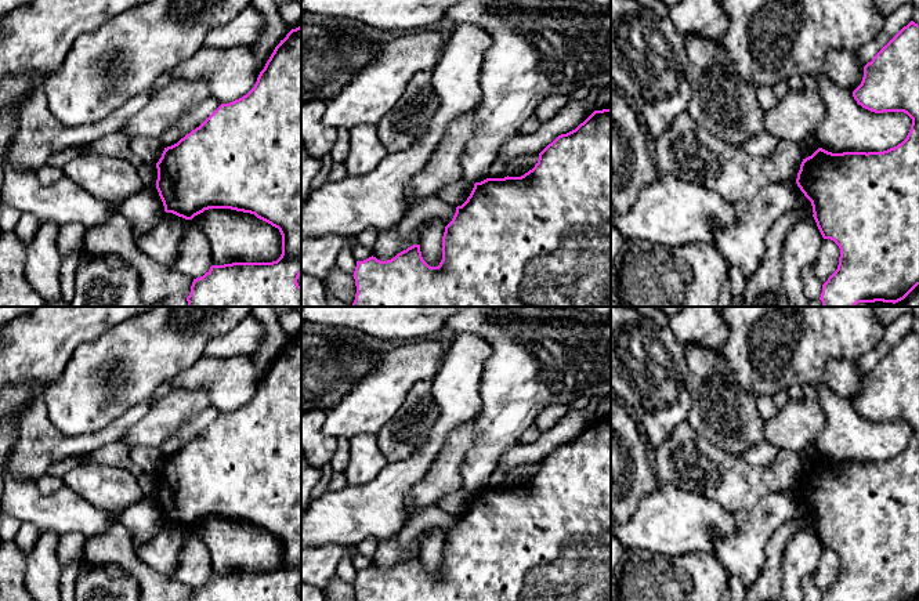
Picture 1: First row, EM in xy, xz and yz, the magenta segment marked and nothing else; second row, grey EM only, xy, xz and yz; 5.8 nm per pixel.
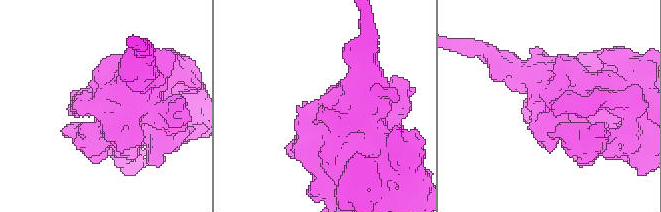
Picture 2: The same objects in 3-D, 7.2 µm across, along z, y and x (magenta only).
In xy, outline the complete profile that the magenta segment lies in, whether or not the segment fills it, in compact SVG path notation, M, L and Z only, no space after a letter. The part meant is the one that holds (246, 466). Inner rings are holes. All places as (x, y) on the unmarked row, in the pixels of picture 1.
M301 334L292 338L275 356L264 379L260 381L254 397L246 405L234 412L221 413L199 437L192 439L177 453L164 457L162 467L156 473L156 478L156 499L166 522L192 529L195 525L209 518L231 518L254 524L257 528L278 537L282 544L282 564L276 571L211 575L203 586L193 589L191 601L301 601L297 593L301 584Z

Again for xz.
M611 417L594 420L575 439L558 445L539 463L539 468L535 477L525 482L524 485L486 488L481 492L475 492L467 510L462 515L456 517L456 522L452 531L445 536L445 542L442 546L442 569L438 576L430 576L421 566L420 554L413 554L387 571L380 571L373 565L363 571L357 571L357 576L352 586L355 589L357 601L611 601Z

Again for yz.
M911 330L864 376L861 394L853 401L858 414L875 421L904 421L912 428L907 448L894 457L883 461L843 461L832 463L818 457L803 468L796 493L811 511L813 526L824 548L833 550L840 558L837 579L822 594L822 601L912 601L919 594L919 334Z

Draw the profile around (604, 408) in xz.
M605 395L600 402L596 413L596 420L609 419L611 417L611 395Z

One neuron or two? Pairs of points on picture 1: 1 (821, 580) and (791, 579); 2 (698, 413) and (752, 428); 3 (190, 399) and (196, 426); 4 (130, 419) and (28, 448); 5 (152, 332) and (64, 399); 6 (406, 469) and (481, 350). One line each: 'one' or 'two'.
1: two
2: one
3: two
4: one
5: one
6: one

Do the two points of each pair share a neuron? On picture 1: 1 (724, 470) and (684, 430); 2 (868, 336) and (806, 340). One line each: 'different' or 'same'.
1: same
2: same

